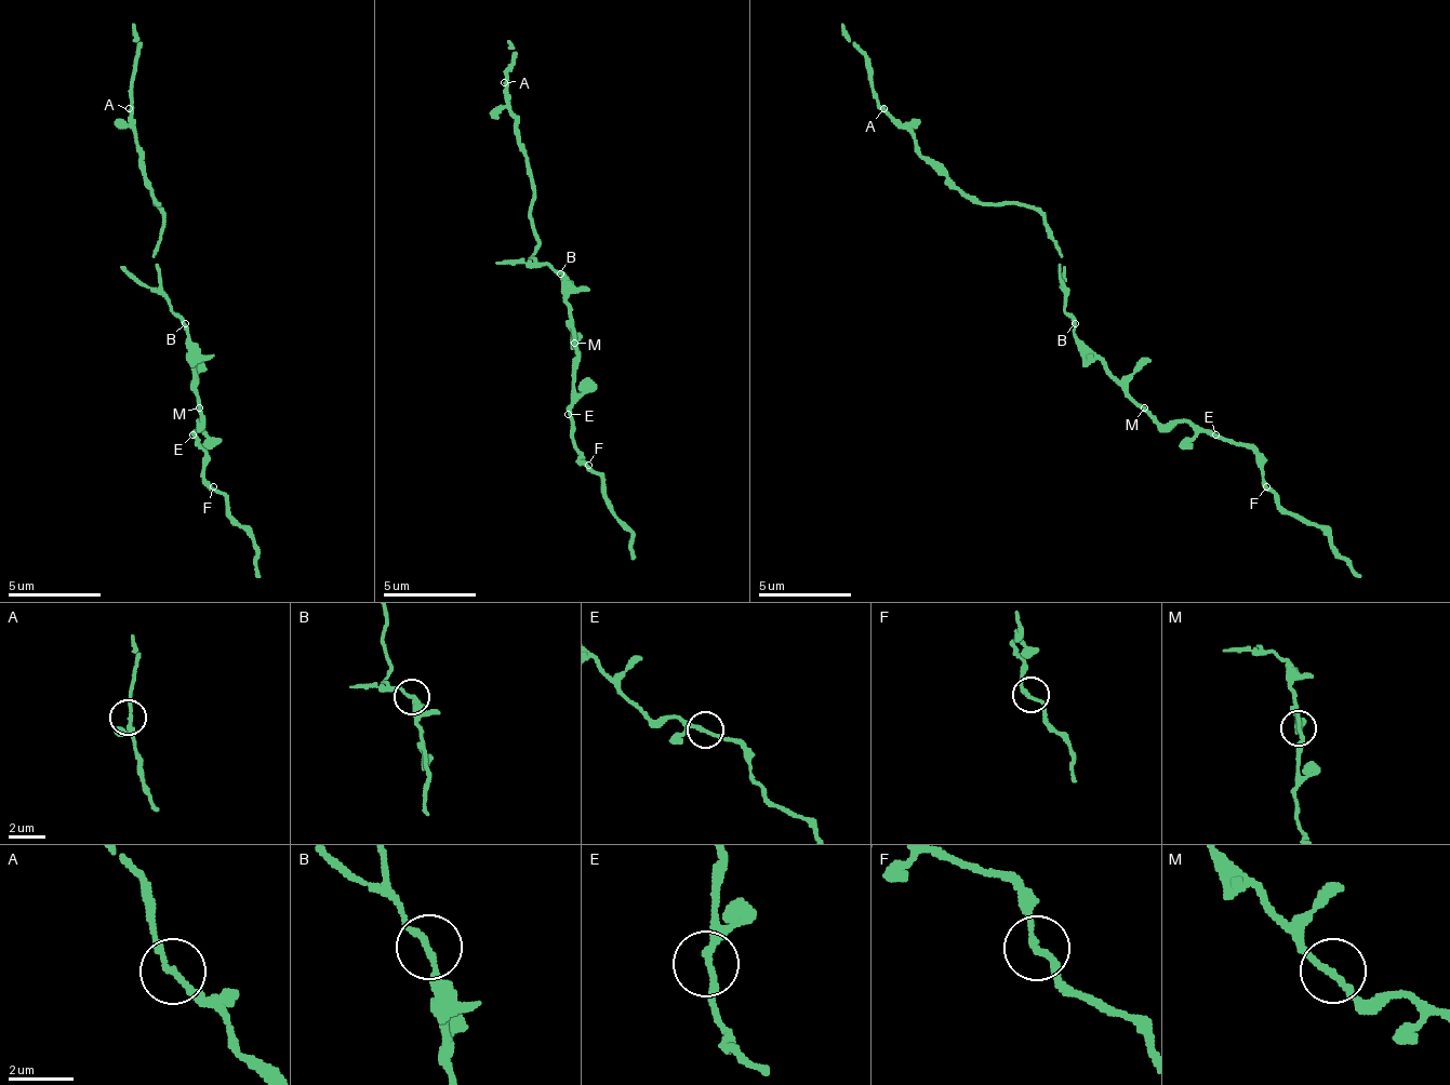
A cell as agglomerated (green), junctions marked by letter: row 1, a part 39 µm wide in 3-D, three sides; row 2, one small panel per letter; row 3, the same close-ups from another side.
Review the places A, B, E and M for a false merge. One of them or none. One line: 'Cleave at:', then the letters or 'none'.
Cleave at: none

